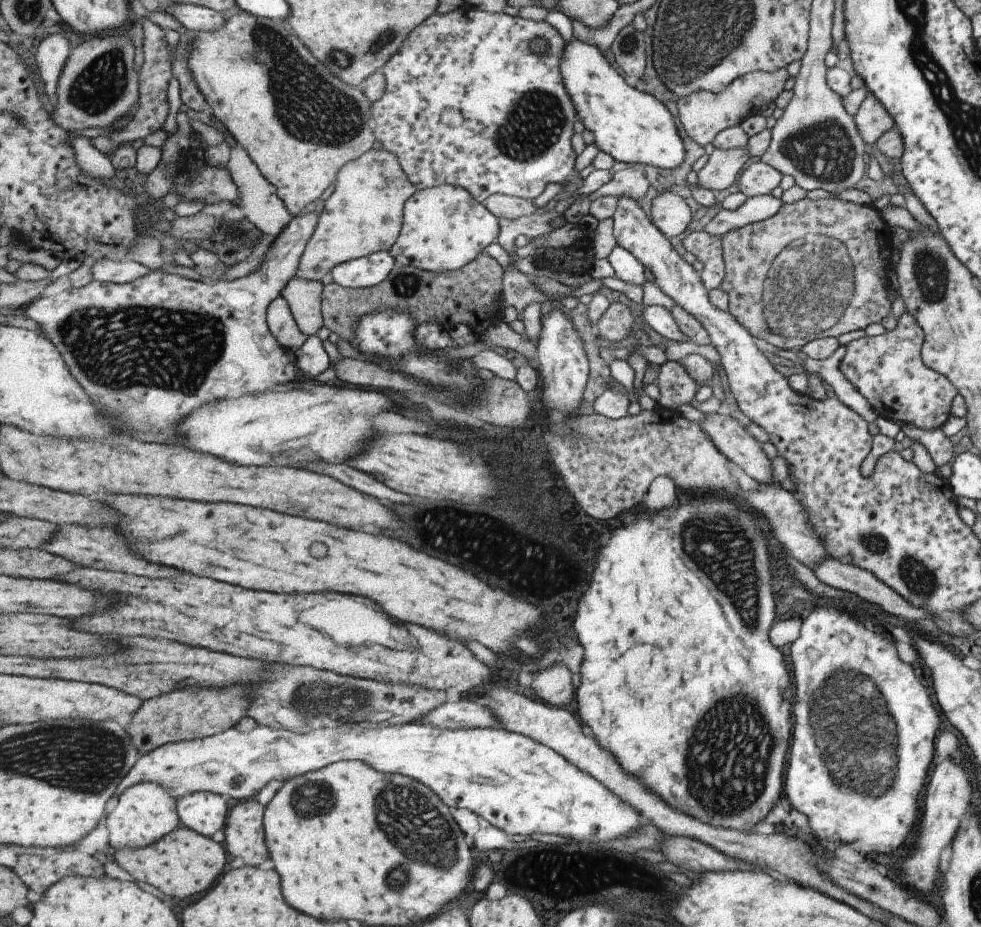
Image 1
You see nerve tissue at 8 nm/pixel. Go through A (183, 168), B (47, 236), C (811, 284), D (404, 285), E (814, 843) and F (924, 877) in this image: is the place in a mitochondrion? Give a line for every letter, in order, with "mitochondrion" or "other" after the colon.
A: other
B: other
C: mitochondrion
D: mitochondrion
E: other
F: other

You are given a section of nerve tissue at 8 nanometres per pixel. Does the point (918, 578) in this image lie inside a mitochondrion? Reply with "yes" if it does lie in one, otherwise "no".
yes

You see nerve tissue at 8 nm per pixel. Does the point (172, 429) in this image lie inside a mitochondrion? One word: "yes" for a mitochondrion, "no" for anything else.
no

